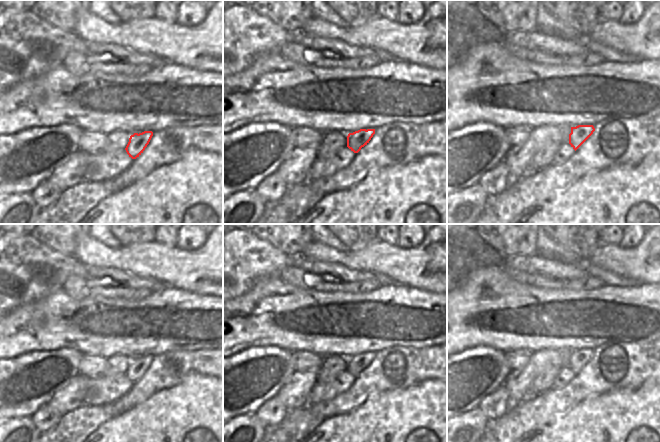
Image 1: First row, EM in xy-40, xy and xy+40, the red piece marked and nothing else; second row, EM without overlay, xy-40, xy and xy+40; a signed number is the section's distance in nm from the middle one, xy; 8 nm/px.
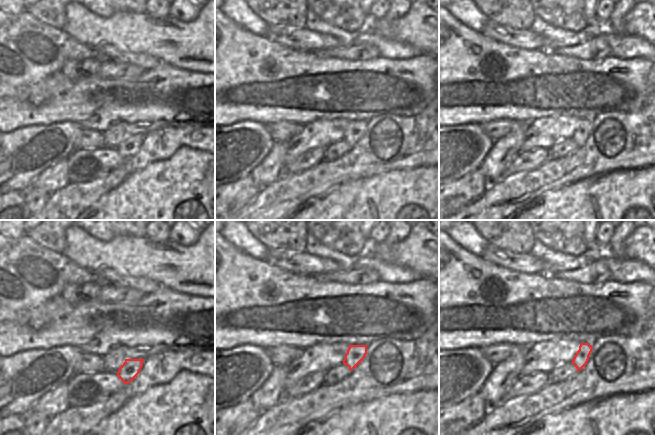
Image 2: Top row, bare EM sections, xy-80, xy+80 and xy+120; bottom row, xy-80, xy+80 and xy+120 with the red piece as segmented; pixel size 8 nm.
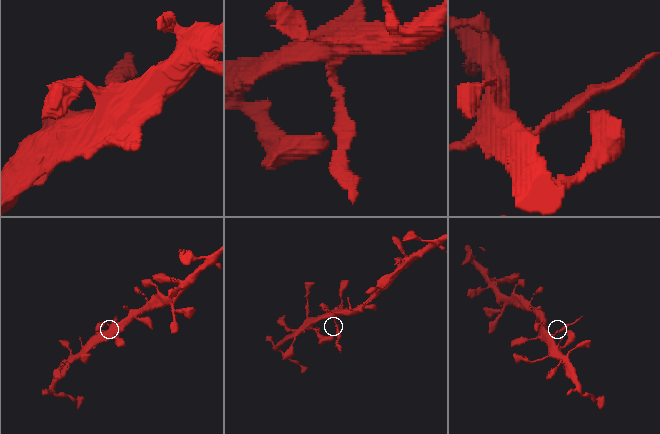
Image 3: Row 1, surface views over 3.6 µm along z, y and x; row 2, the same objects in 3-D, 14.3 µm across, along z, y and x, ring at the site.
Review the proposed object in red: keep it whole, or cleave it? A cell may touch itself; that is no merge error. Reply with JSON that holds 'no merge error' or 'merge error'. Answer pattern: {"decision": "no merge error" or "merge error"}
{"decision": "merge error"}

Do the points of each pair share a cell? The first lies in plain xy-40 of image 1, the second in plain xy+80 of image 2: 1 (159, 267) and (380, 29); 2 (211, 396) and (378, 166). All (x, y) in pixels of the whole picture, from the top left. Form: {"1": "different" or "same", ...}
{"1": "same", "2": "different"}

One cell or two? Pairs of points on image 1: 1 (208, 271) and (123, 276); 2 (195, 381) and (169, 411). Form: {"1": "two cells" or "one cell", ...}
{"1": "two cells", "2": "one cell"}

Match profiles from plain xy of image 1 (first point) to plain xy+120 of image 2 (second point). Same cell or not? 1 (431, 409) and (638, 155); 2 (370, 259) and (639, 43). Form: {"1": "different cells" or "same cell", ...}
{"1": "different cells", "2": "different cells"}

